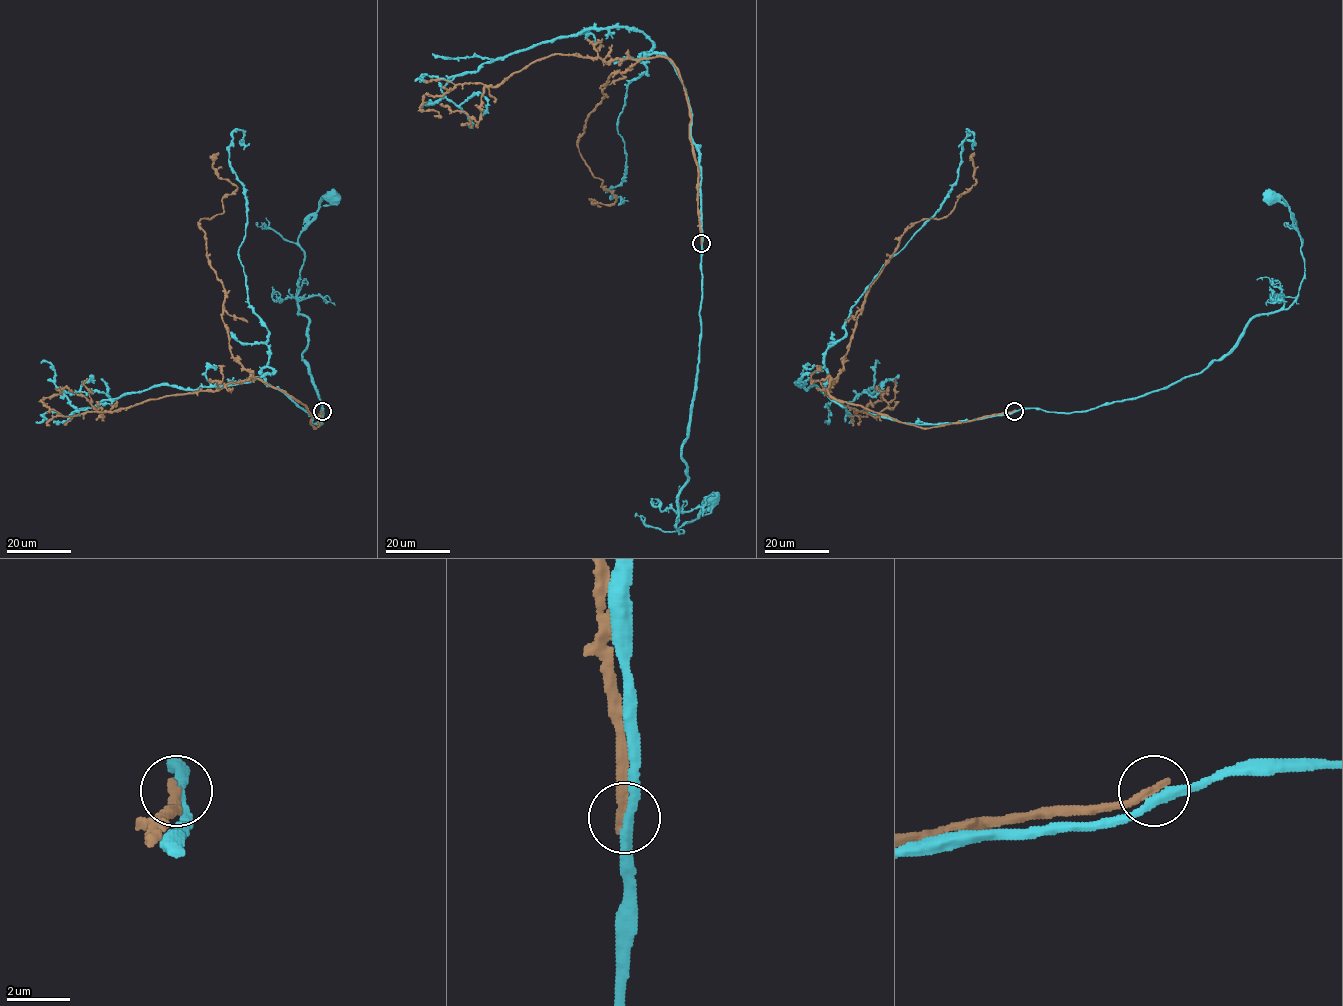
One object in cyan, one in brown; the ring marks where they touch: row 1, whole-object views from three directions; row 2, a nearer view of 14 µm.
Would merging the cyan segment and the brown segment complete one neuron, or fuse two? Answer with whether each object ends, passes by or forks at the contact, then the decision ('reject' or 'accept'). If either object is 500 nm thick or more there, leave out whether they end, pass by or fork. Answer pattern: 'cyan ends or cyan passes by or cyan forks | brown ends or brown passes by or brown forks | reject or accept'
cyan passes by | brown ends | reject

